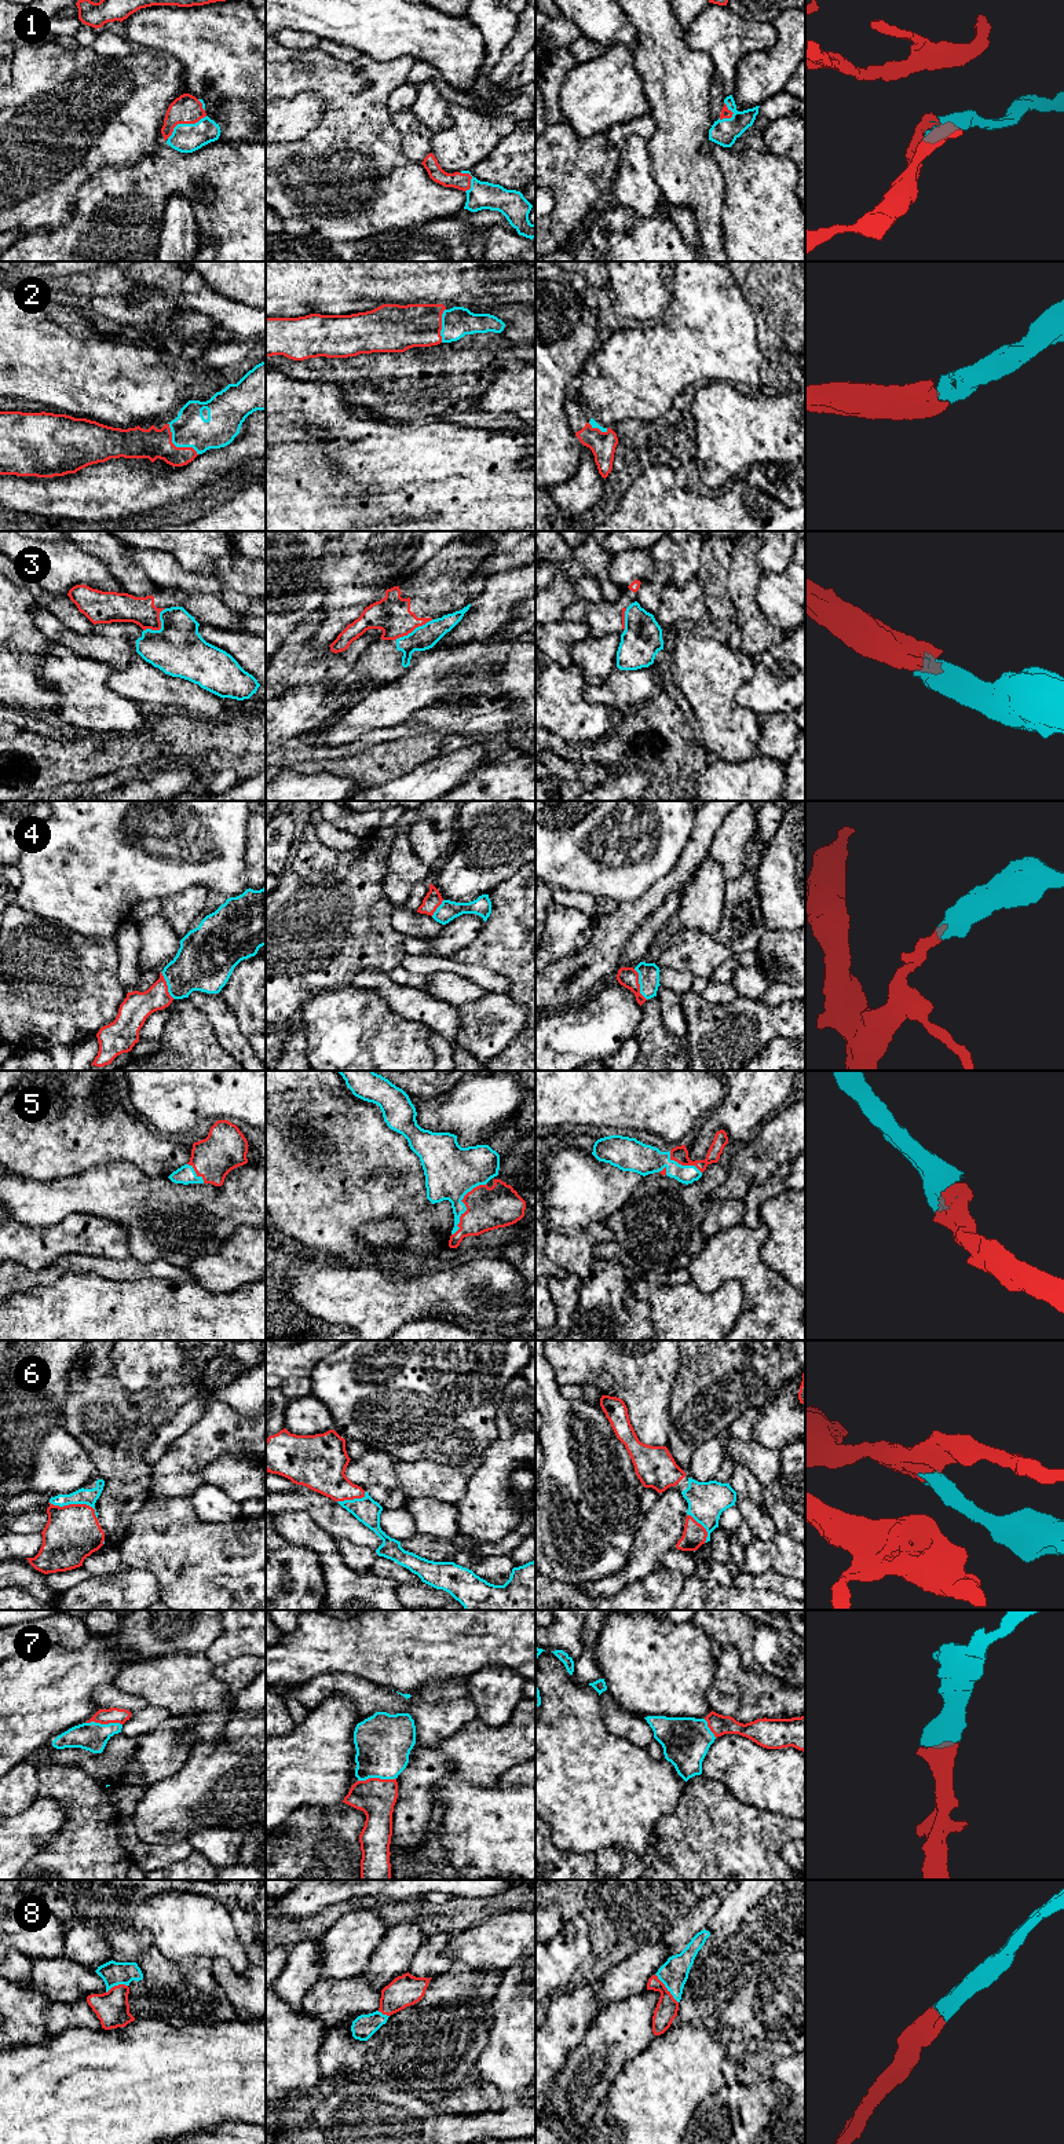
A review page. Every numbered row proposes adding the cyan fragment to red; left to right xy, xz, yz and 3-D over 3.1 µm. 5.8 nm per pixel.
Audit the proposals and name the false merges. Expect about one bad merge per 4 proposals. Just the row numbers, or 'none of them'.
3

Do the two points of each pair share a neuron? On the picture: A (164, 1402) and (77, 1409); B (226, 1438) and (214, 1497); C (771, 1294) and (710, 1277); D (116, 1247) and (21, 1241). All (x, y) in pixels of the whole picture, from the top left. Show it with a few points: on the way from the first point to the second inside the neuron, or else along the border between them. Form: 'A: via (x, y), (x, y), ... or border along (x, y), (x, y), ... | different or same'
A: via (142, 1409), (99, 1409) | same
B: border along (204, 1482), (190, 1496) | different
C: via (756, 1279), (749, 1272), (726, 1272) | same
D: via (92, 1246), (50, 1246), (44, 1250) | same

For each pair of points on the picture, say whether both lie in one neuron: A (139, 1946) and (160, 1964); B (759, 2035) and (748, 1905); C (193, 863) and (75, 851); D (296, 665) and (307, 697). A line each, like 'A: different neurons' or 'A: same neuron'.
A: different neurons
B: different neurons
C: same neuron
D: different neurons

